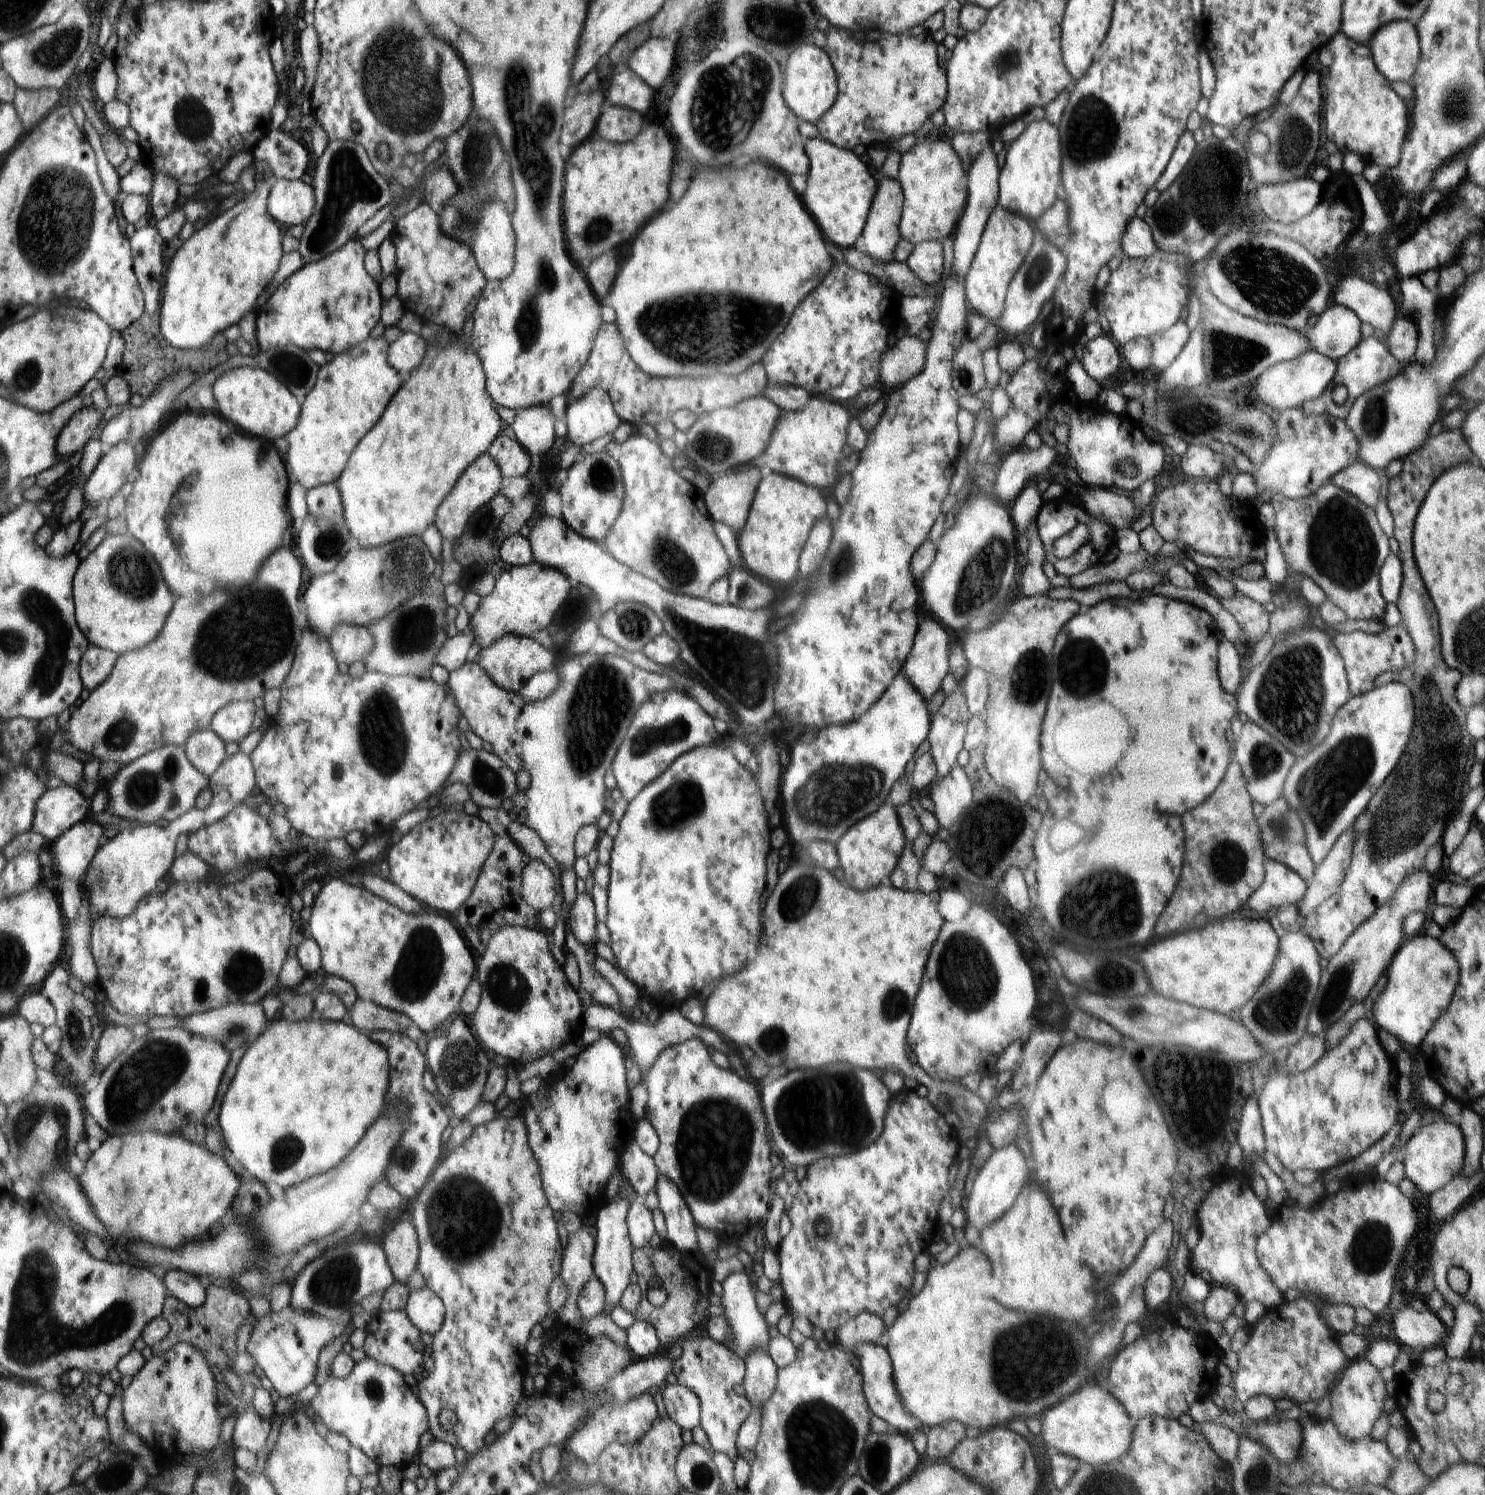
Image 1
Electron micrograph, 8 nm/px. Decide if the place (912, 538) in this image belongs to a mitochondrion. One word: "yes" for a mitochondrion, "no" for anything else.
no

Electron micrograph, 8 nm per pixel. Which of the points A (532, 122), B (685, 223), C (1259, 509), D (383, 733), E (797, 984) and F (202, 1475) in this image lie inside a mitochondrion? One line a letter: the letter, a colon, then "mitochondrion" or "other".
A: mitochondrion
B: other
C: other
D: mitochondrion
E: other
F: other

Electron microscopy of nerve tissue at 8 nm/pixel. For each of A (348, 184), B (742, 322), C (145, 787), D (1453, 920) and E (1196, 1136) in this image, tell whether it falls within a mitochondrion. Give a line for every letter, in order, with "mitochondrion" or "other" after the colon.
A: mitochondrion
B: mitochondrion
C: mitochondrion
D: other
E: mitochondrion

